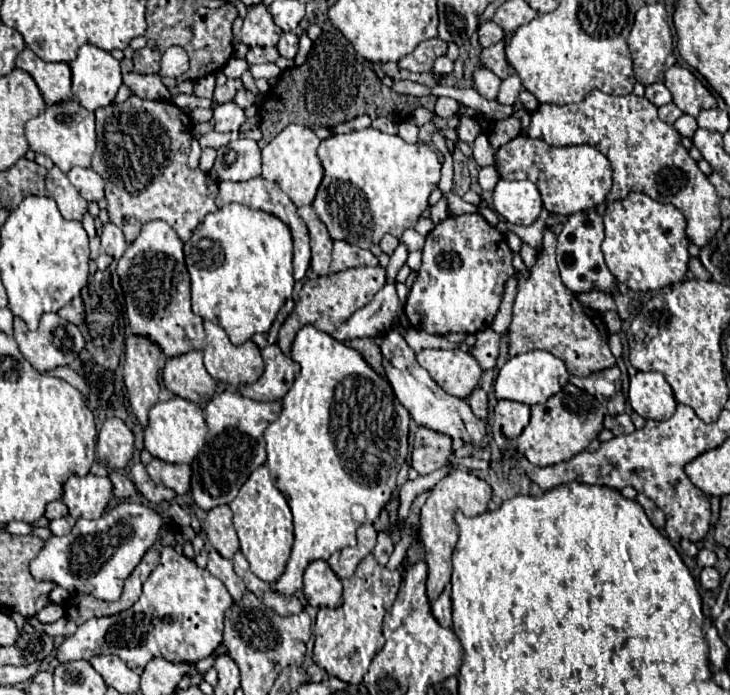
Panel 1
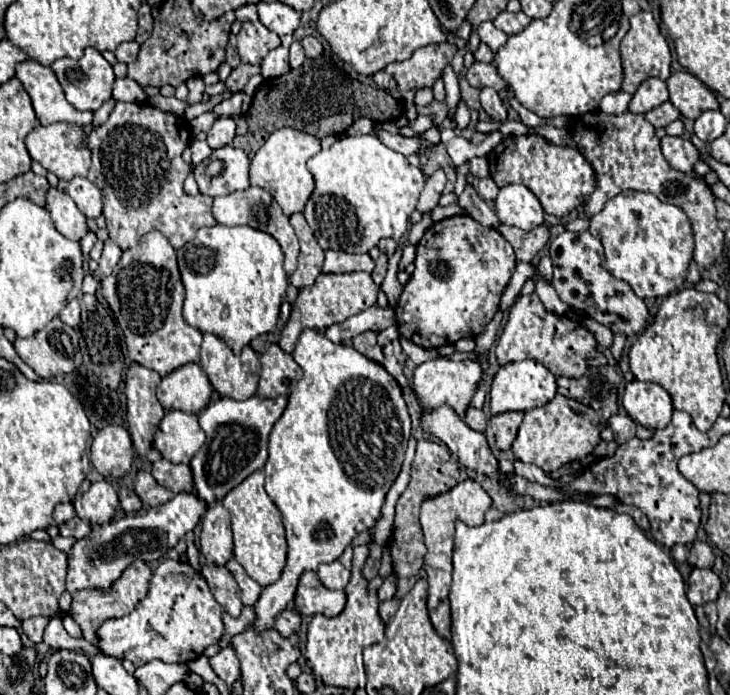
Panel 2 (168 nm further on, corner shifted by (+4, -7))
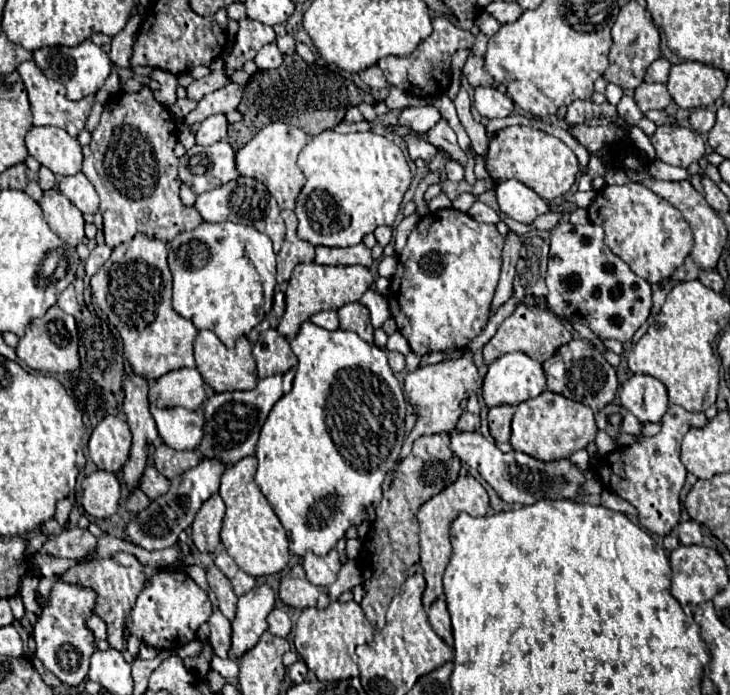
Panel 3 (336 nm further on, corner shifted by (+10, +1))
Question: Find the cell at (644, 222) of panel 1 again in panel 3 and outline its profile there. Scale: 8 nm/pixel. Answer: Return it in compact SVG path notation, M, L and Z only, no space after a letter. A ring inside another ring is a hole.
M639 183L603 187L587 211L591 223L603 227L605 245L613 255L623 259L635 275L651 285L669 279L693 247L693 233L681 211Z

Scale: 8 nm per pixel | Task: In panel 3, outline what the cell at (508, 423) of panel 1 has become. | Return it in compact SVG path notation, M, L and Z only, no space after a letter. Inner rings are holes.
M497 405L489 409L489 431L495 441L509 441L512 417L511 405Z

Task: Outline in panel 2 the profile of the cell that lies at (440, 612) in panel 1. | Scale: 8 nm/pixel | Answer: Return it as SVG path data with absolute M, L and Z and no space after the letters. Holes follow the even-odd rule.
M441 601L437 611L431 615L431 621L433 621L433 627L437 629L437 633L451 641L451 615L449 615L449 601Z

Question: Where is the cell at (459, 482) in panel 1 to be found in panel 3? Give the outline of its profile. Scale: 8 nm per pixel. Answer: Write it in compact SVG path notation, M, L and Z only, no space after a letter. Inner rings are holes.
M461 473L457 477L455 483L451 483L449 487L445 487L441 493L437 493L435 497L431 497L429 501L425 501L419 507L417 519L419 519L419 539L421 539L421 567L423 567L423 575L427 581L425 593L423 593L423 605L425 609L431 607L431 603L443 595L443 573L445 567L449 563L451 557L451 545L449 545L449 525L451 521L459 515L459 513L469 513L471 517L481 517L487 513L489 507L489 497L487 491L483 489L483 485L469 473Z

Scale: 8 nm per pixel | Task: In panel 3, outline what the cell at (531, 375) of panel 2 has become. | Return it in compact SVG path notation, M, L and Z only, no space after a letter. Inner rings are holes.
M507 353L499 359L495 359L489 365L489 371L483 379L483 399L487 407L495 407L495 405L519 405L531 397L541 395L547 389L545 385L545 373L539 361L531 359L527 353Z

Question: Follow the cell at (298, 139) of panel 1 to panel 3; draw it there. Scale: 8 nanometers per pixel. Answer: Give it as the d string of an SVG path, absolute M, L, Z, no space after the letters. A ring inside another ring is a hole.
M283 121L269 123L243 149L237 151L235 155L237 169L243 177L253 177L265 183L269 193L277 199L279 209L295 209L295 199L305 185L305 175L297 167L297 155L307 145L307 141L309 135L295 125L287 125Z

